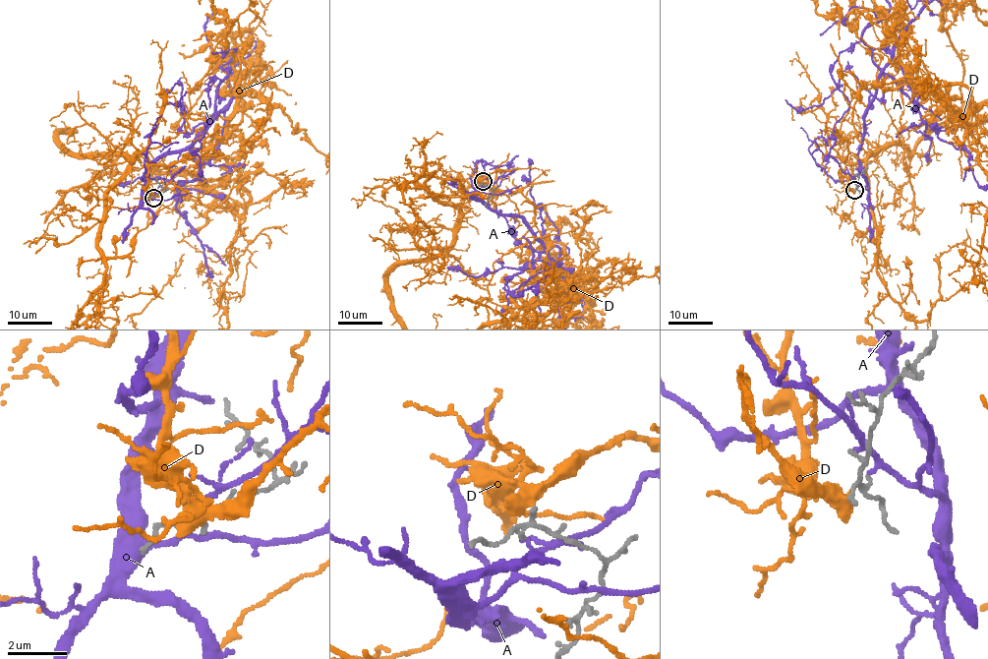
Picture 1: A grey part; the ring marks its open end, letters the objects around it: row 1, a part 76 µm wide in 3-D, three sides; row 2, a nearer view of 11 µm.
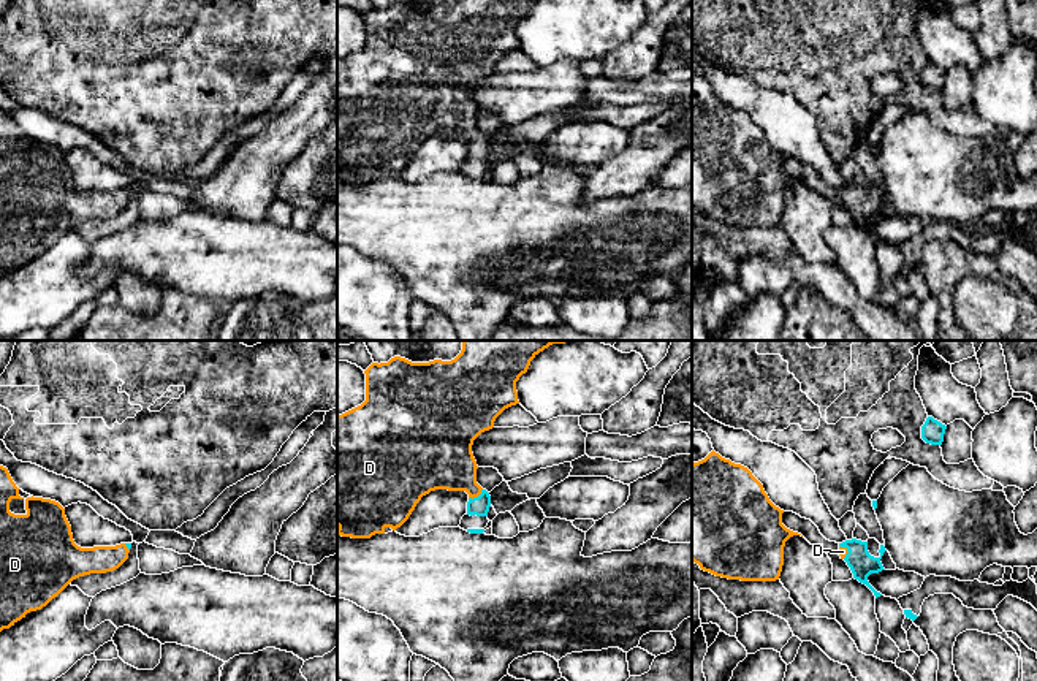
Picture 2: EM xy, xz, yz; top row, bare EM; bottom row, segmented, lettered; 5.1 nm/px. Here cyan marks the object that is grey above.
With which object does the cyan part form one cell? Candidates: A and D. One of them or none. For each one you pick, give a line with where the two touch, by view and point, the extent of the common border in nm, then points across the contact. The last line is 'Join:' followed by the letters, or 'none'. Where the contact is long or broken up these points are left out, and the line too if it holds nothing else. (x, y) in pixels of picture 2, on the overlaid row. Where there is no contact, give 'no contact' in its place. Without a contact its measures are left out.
D: contact xz (478, 496); length 90 nm; way xz (478, 505), (478, 496), (444, 461)
Join: D

